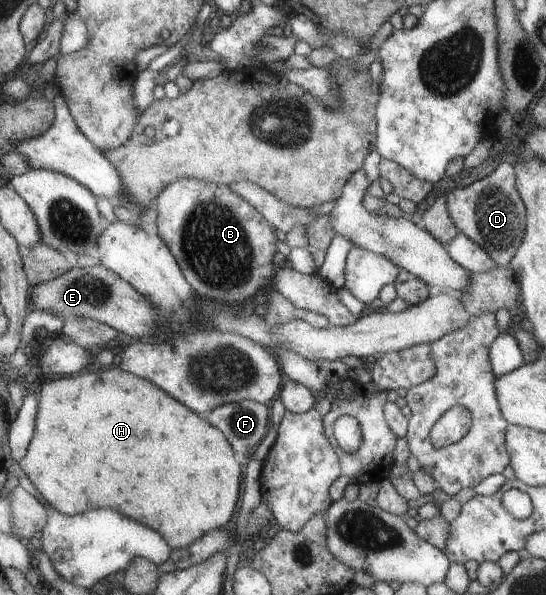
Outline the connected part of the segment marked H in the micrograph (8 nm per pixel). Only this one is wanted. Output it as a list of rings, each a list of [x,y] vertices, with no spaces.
[[[116,366],[110,370],[104,370],[104,372],[84,372],[84,374],[80,372],[77,375],[57,380],[47,380],[40,390],[38,400],[34,434],[27,448],[27,453],[18,463],[30,482],[38,489],[39,498],[59,513],[74,516],[92,509],[110,508],[110,510],[122,512],[124,516],[135,521],[138,520],[140,524],[146,524],[148,528],[154,529],[165,537],[166,544],[172,550],[190,546],[209,530],[228,525],[230,518],[234,516],[236,500],[240,494],[238,484],[240,484],[242,472],[240,472],[240,464],[234,460],[233,445],[229,443],[229,439],[224,436],[221,429],[211,425],[203,416],[195,413],[193,409],[189,409],[165,390],[158,388],[158,385],[155,385],[153,381],[136,376],[134,373]]]

